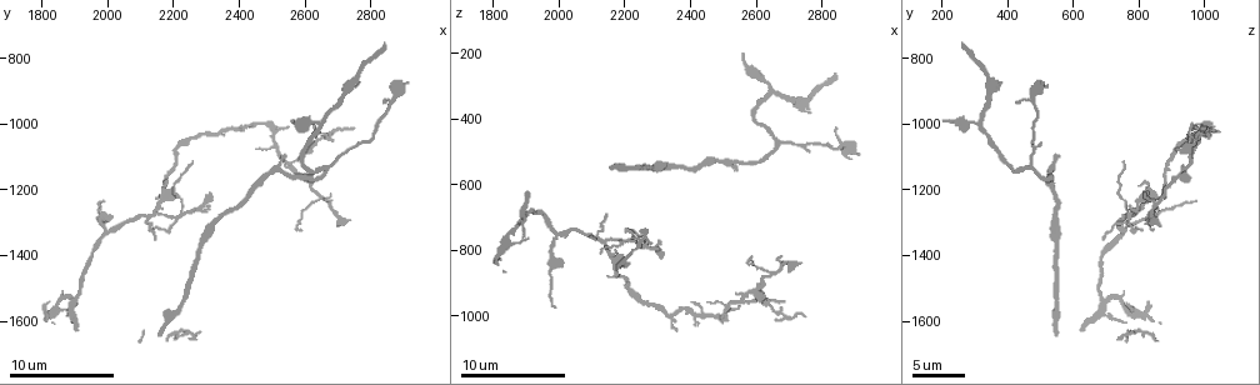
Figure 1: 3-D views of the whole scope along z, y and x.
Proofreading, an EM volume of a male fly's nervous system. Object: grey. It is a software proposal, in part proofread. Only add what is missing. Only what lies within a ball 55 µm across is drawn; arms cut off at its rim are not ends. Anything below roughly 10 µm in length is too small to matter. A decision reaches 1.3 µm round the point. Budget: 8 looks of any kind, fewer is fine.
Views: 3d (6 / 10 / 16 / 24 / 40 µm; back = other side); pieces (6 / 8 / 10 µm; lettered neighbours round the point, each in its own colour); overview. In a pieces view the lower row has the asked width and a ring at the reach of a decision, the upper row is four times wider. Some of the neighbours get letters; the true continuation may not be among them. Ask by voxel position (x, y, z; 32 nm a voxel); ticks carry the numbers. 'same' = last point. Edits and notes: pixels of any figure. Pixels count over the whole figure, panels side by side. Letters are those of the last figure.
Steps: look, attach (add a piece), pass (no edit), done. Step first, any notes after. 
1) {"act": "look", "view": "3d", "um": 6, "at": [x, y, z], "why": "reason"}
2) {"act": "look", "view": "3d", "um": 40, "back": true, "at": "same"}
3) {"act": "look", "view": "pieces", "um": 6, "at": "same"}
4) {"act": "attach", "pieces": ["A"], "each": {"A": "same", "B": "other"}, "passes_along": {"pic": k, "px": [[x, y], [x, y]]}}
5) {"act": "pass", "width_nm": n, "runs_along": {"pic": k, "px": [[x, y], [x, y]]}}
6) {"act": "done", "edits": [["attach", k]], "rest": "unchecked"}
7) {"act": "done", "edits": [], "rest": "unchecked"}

{"act": "look", "view": "pieces", "um": 8, "at": [2350, 1020, 1030], "why": "thin end"}

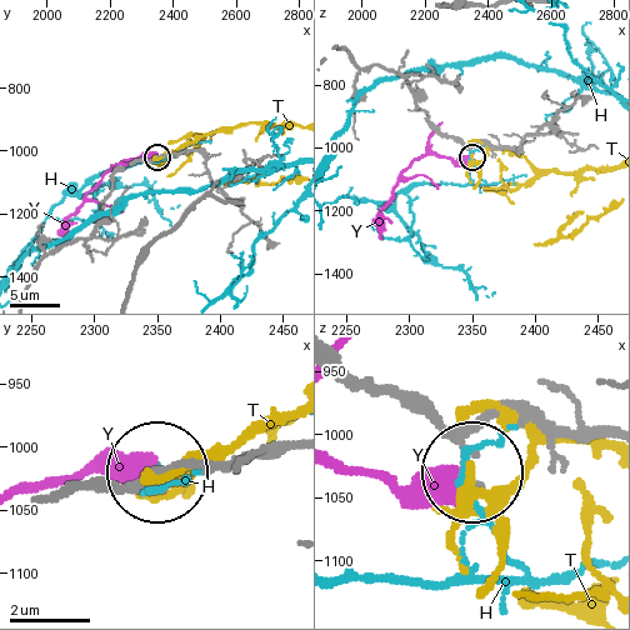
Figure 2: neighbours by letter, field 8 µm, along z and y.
{"act": "pass", "width_nm": 130, "each": {"H": "other", "T": "other", "Y": "other"}, "found": "none of them fits"}

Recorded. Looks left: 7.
{"act": "look", "view": "pieces", "um": 10, "at": [2740, 1010, 1000], "why": "thin end"}

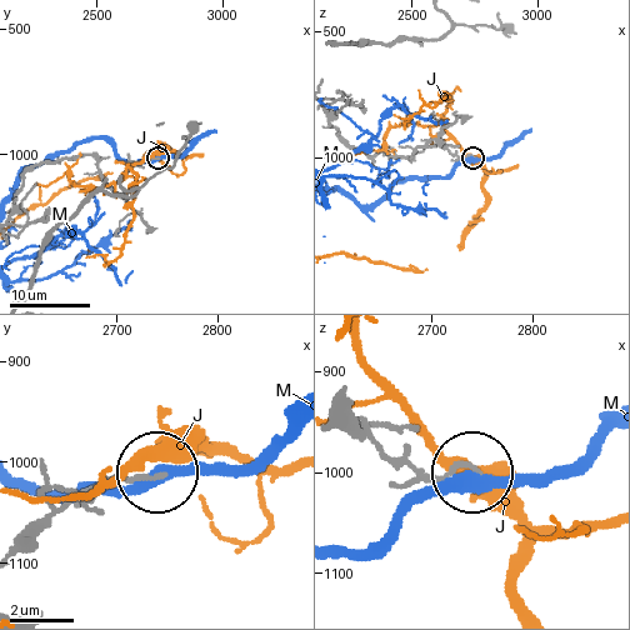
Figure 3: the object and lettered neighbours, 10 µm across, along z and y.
{"act": "pass", "each": {"J": "other", "M": "other"}, "runs_along": {"pic": 3, "px": [[335, 428], [359, 430], [391, 458], [440, 476], [469, 468]]}, "found": "no lettered piece goes on from it"}

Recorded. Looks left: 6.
{"act": "look", "view": "3d", "um": 10, "at": [2590, 1320, 850], "why": "tapers out"}

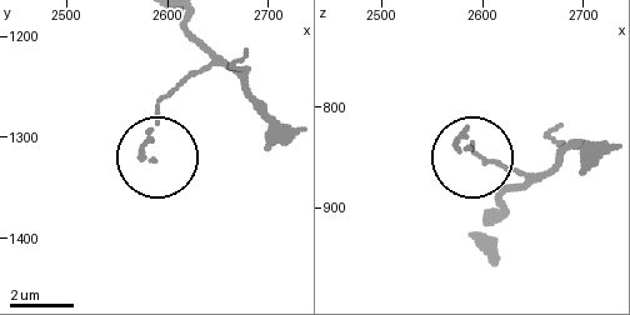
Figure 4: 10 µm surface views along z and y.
{"act": "look", "view": "pieces", "um": 10, "at": [2582, 1320, 842]}

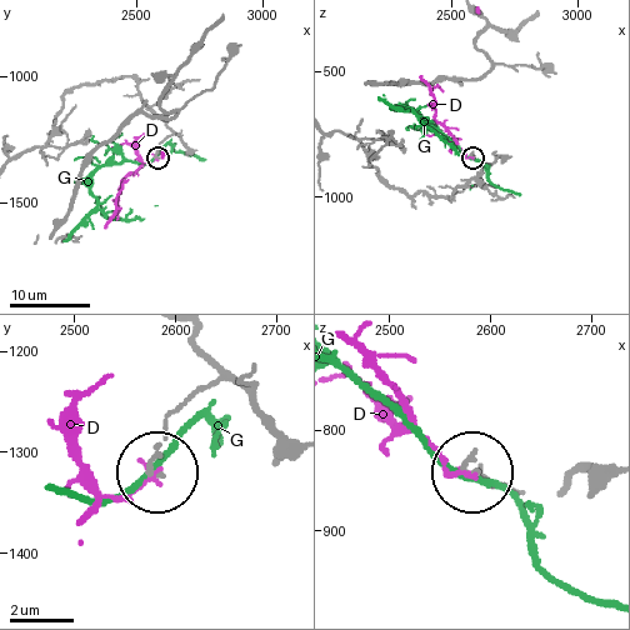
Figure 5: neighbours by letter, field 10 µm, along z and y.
{"act": "pass", "each": {"D": "other", "G": "other"}, "found": "no lettered piece goes on from it"}

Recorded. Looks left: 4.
{"act": "look", "view": "pieces", "um": 6, "at": [2550, 990, 200], "why": "branch stops here"}

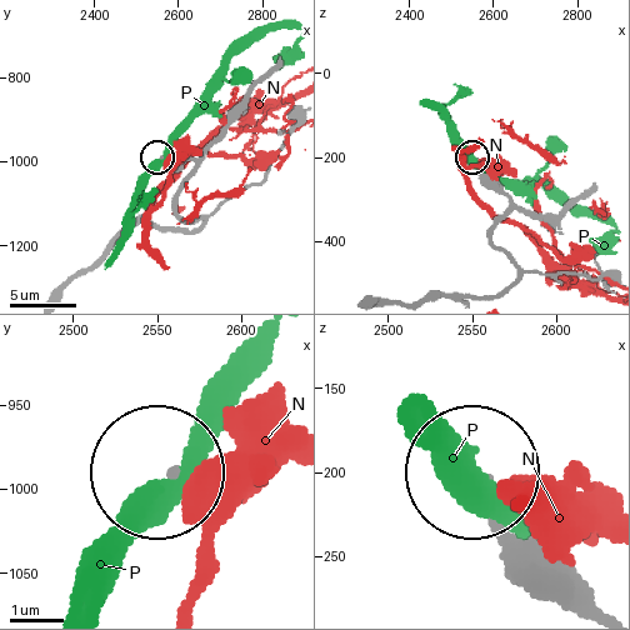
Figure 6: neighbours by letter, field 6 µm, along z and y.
{"act": "pass", "each": {"N": "other", "P": "other"}, "found": "none of them fits"}

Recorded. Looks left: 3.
{"act": "done", "edits": [], "rest": "unchecked"}

